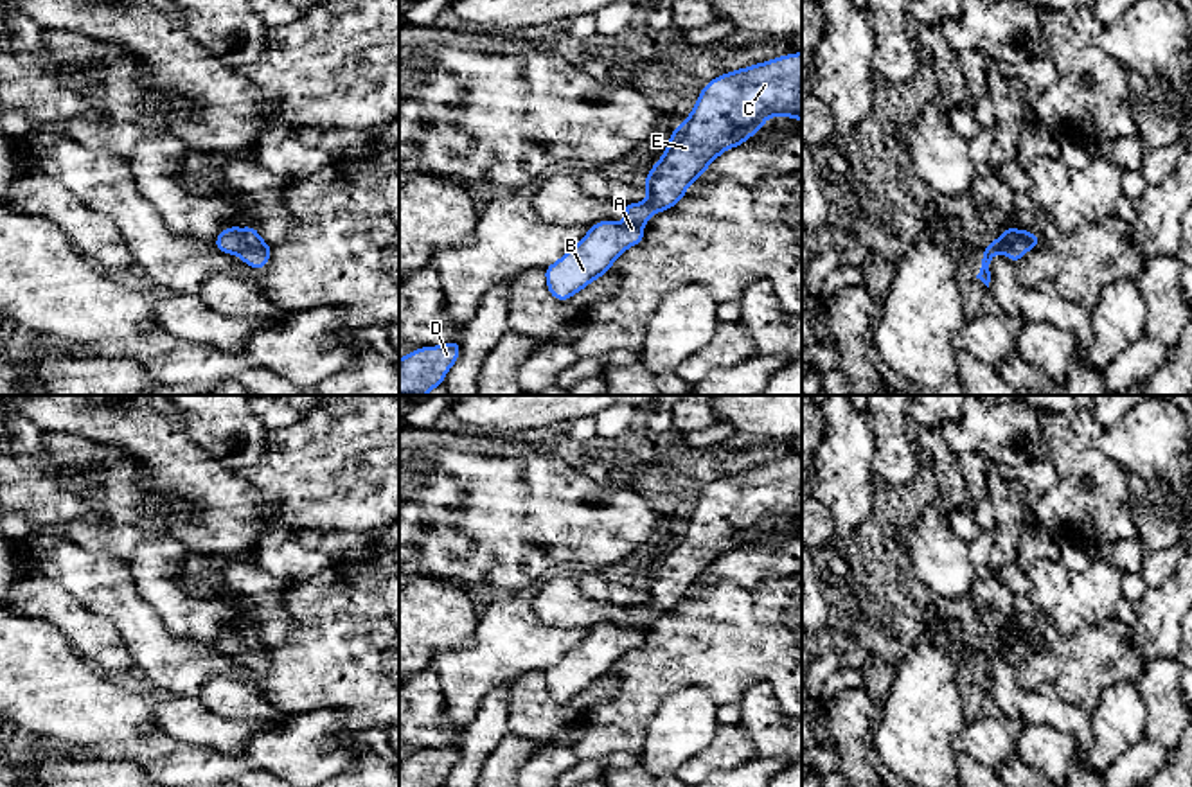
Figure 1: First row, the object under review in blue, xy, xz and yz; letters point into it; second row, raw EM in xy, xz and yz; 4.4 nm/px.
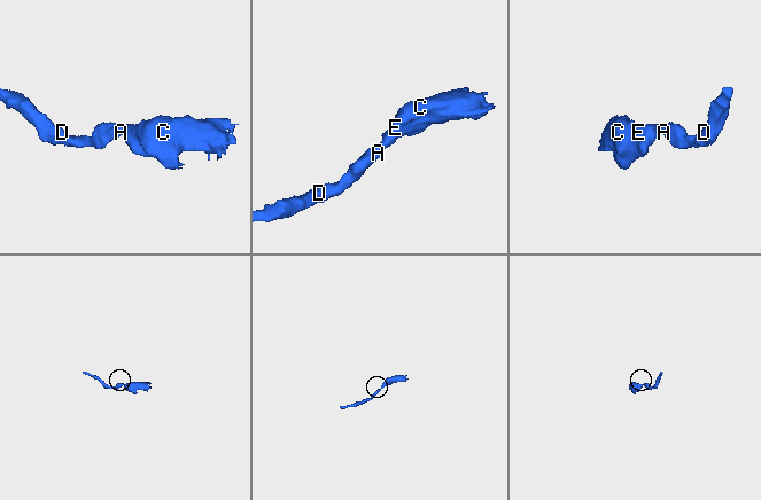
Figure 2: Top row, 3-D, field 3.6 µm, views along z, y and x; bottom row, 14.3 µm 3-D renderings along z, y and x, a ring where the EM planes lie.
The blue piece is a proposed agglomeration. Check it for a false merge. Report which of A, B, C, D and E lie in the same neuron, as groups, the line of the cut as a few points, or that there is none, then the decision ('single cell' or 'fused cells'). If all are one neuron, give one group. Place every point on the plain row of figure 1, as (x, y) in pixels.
groups A B C D E; cut none; single cell

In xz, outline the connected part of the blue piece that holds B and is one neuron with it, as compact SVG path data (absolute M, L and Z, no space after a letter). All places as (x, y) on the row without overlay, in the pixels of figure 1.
M802 455L710 482L644 580L647 602L624 606L624 625L592 627L579 647L545 670L548 695L565 704L608 676L618 658L644 643L644 627L651 618L681 604L689 588L719 557L744 546L768 519L802 525Z

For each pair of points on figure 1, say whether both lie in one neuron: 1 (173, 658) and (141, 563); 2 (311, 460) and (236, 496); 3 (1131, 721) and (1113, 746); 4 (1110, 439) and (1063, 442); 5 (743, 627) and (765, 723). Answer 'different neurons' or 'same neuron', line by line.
1: different neurons
2: different neurons
3: same neuron
4: different neurons
5: different neurons

